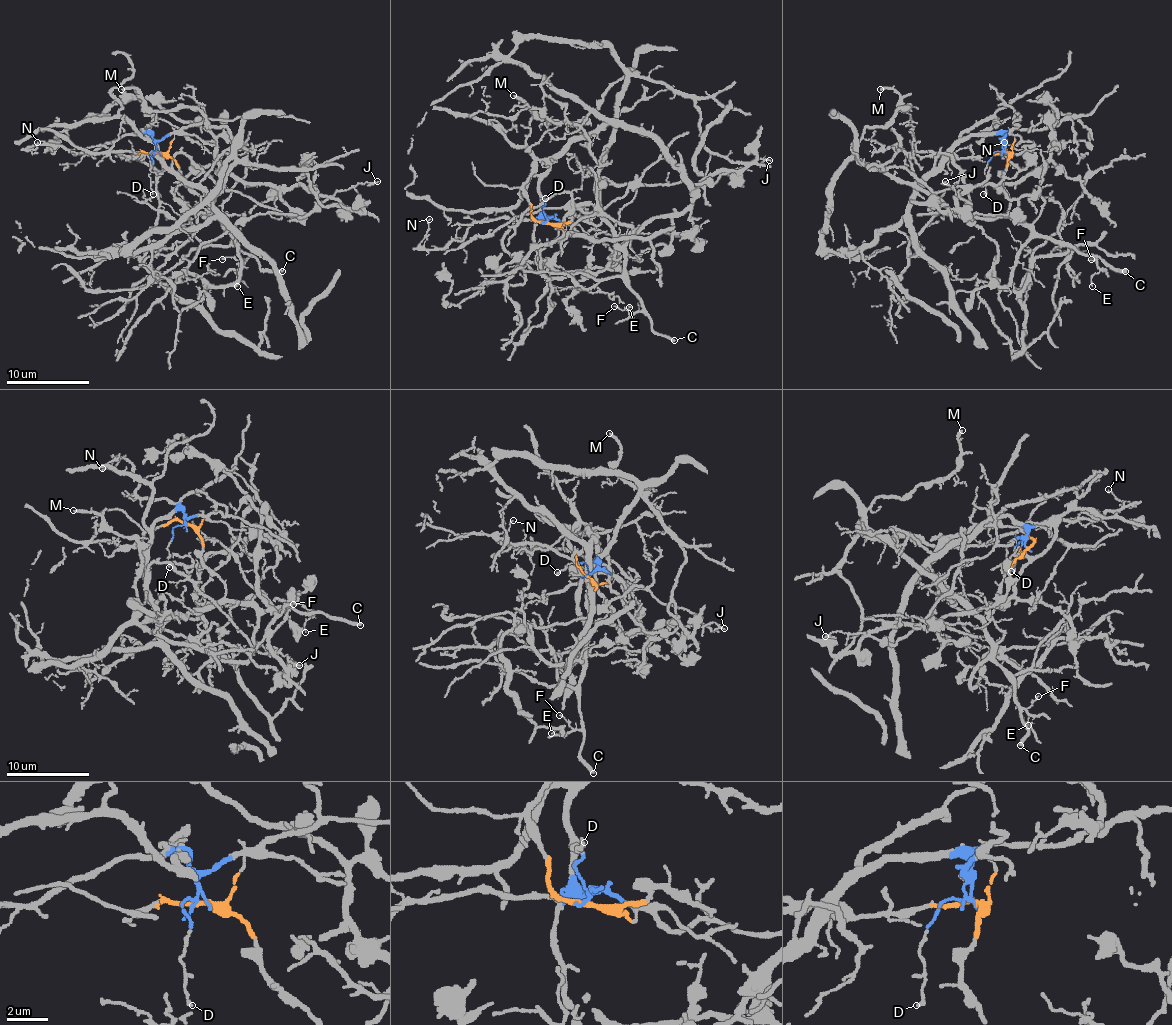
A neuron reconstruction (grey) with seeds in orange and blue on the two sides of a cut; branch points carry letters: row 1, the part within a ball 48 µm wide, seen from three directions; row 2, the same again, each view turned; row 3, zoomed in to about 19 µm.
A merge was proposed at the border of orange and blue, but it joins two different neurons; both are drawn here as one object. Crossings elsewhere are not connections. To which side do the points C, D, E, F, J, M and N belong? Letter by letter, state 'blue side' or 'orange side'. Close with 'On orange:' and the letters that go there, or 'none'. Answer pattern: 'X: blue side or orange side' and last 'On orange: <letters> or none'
C: orange side
D: blue side
E: orange side
F: orange side
J: blue side
M: orange side
N: blue side
On orange: C, E, F, M

